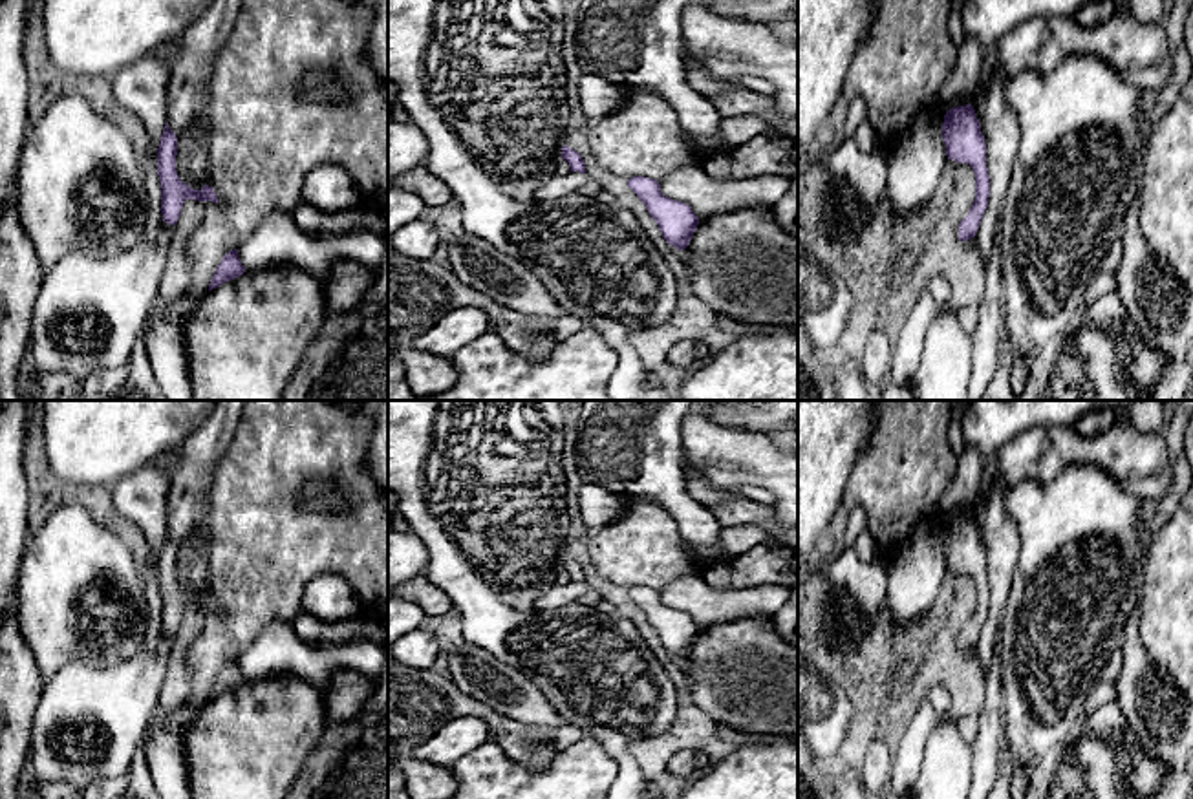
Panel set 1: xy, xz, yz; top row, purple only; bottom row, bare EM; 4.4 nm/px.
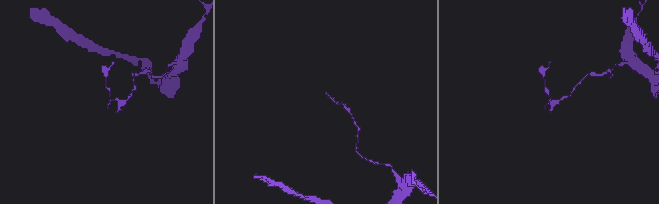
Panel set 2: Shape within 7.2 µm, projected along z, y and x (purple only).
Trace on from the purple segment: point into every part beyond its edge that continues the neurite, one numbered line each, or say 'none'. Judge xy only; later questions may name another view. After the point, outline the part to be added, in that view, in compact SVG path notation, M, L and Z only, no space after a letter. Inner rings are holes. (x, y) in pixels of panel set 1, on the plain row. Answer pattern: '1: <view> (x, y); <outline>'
none

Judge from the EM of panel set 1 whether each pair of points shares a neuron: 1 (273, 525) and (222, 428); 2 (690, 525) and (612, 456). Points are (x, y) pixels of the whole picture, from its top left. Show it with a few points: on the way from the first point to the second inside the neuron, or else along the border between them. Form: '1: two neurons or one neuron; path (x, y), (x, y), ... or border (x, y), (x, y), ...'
1: two neurons; border (240, 419), (235, 437), (214, 465), (209, 481)
2: one neuron; path (677, 503), (634, 459)

